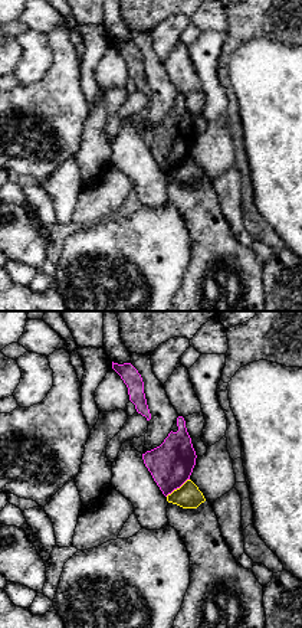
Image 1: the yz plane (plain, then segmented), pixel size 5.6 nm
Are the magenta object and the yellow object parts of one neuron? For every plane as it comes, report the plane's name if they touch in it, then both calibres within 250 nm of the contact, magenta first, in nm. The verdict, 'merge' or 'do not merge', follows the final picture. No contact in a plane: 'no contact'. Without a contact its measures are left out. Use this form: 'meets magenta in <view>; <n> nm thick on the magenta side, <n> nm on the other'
meets magenta in yz; 240 nm thick on the magenta side, 140 nm on the other

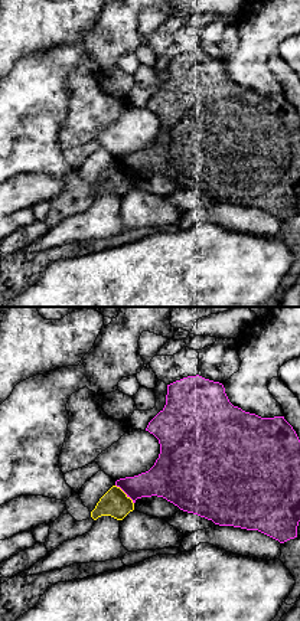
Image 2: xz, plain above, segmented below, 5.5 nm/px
meets magenta in xz; 220 nm thick on the magenta side, 150 nm on the other

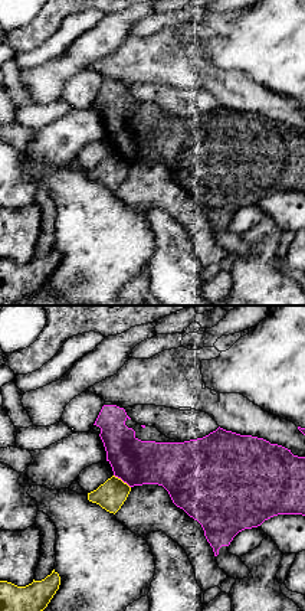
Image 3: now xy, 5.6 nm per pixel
meets magenta in xy; 240 nm thick on the magenta side, 160 nm on the other

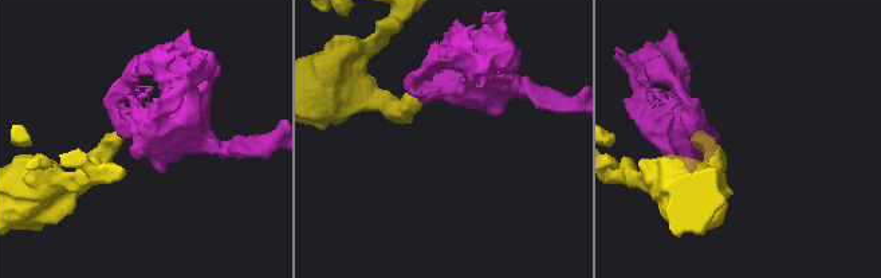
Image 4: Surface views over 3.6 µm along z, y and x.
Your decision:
do not merge

